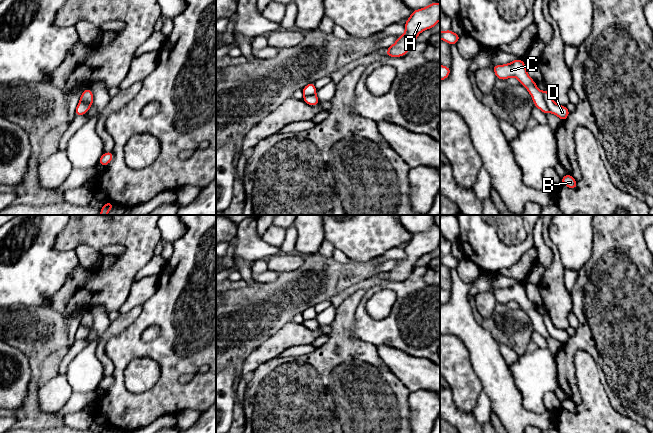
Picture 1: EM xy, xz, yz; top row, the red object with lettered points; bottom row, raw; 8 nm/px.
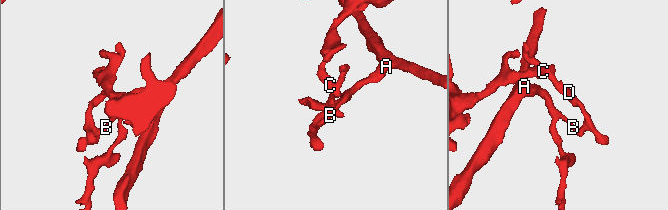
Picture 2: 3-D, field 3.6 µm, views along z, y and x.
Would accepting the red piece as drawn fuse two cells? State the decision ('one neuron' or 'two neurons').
two neurons

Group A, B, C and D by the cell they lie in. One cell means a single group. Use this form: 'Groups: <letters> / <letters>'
Groups: A B D / C

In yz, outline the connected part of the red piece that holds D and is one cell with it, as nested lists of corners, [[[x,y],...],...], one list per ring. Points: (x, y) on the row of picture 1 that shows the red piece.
[[[547,89],[543,92],[543,96],[549,111],[558,116],[562,121],[565,121],[570,114],[570,111],[567,109],[567,107],[555,103]]]

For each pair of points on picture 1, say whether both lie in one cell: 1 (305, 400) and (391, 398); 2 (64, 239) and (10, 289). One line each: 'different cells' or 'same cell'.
1: same cell
2: different cells

